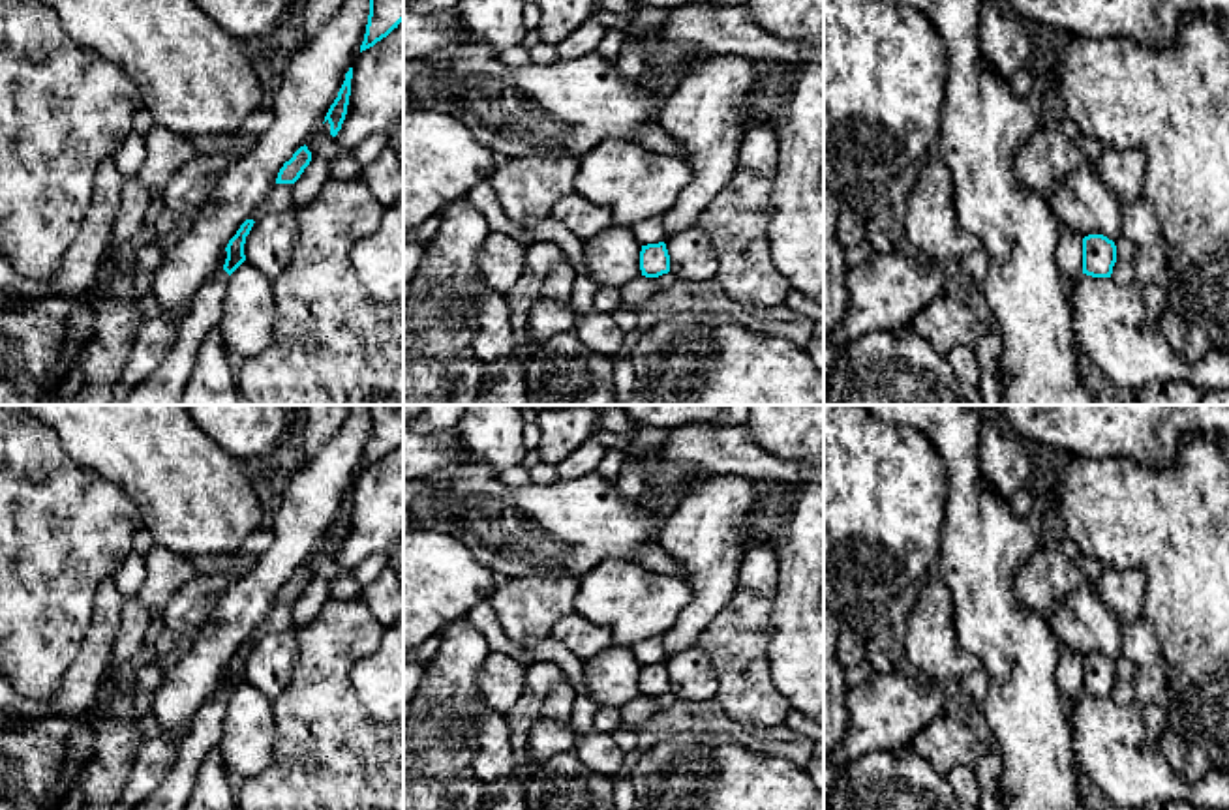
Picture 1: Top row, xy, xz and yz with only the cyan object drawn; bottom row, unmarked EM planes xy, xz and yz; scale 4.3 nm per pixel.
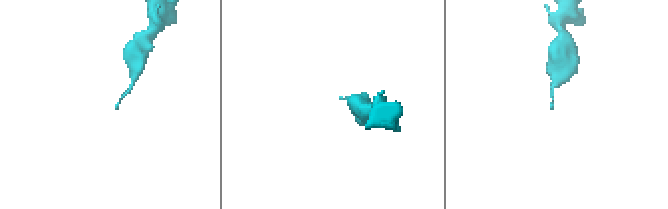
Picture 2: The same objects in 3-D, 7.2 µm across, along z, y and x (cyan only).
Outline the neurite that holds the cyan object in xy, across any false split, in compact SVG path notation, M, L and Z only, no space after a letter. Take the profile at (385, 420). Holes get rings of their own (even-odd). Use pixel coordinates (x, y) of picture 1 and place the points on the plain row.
M368 405L370 435L360 472L387 458L403 441L403 405Z

